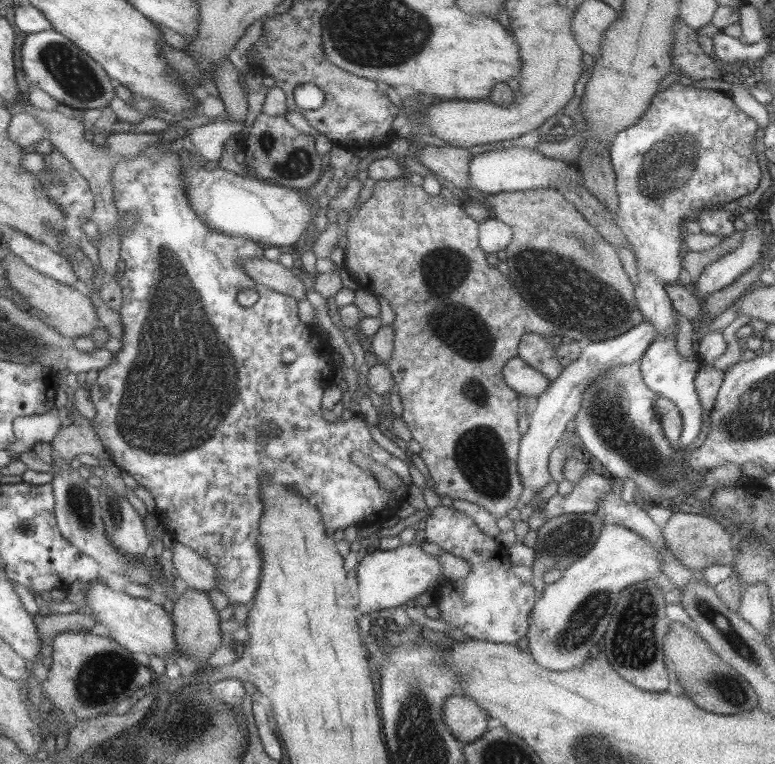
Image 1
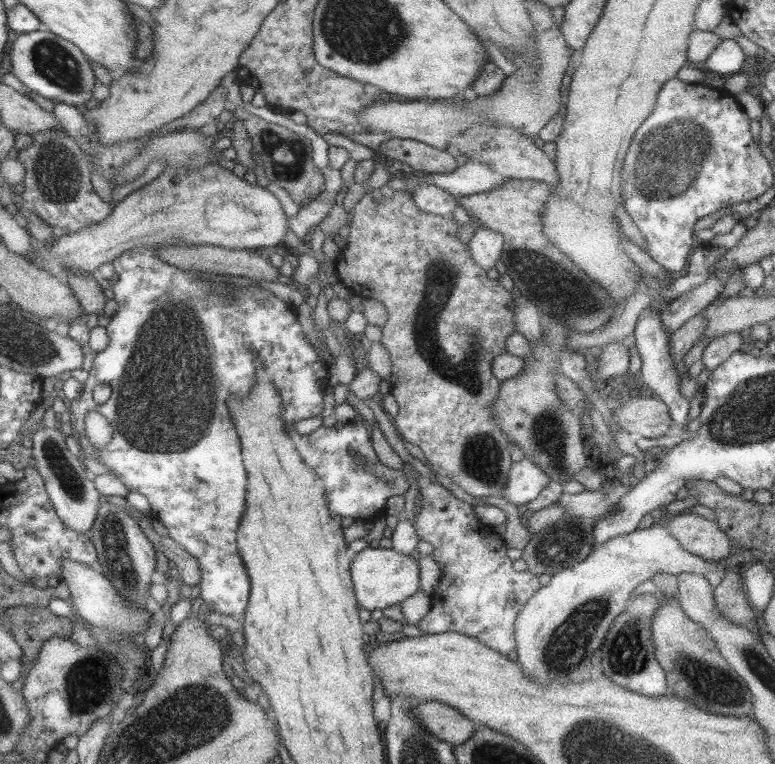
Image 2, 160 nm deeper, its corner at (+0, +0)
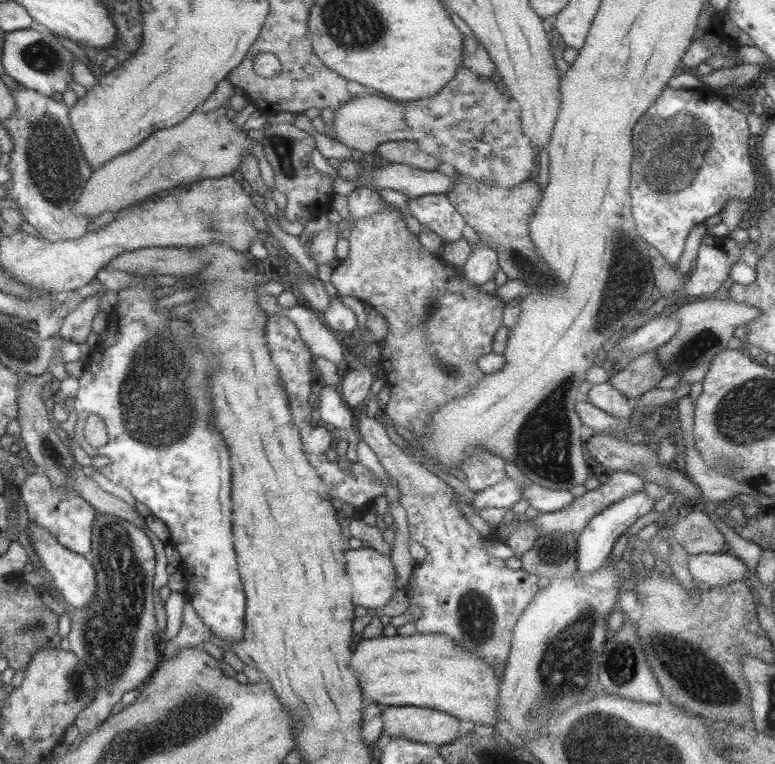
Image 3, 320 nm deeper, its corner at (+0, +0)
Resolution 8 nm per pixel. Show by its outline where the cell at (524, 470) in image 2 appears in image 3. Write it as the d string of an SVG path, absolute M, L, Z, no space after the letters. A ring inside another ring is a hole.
M506 477L497 484L475 493L469 504L474 511L483 508L509 509L520 500L522 488L526 487L527 484L529 484L527 480L526 482L513 482L509 477Z

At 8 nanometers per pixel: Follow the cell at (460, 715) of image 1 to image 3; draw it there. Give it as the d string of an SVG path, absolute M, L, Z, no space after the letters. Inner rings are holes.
M390 706L380 715L384 739L404 738L438 747L460 736L460 720L439 709Z

